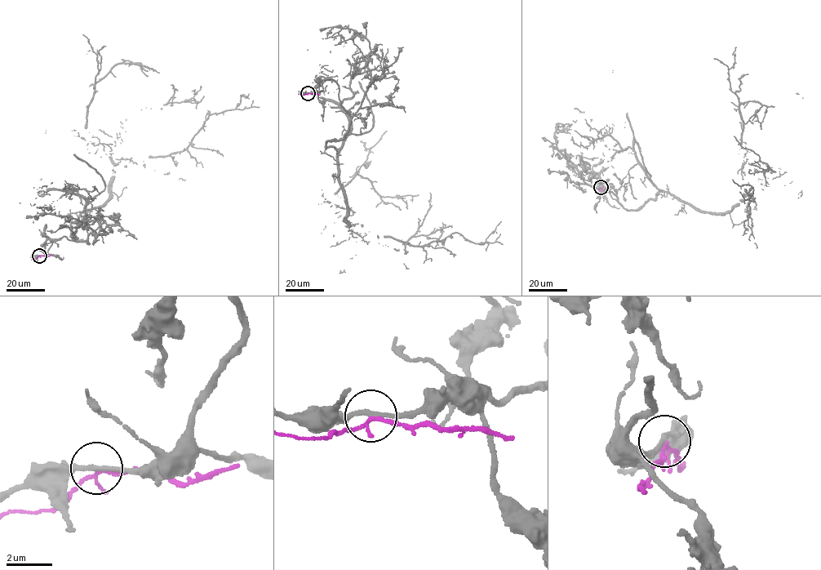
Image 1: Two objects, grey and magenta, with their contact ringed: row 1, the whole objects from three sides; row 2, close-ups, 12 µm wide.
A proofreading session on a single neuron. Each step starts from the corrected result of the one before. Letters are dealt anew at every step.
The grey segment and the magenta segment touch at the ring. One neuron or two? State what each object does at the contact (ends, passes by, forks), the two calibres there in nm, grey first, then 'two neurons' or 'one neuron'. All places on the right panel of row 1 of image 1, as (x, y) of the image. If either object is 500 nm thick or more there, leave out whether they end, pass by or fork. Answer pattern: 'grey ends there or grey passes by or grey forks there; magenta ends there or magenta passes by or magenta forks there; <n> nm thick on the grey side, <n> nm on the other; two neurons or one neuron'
grey passes by; magenta forks there; 190 nm thick on the grey side, 110 nm on the other; two neurons

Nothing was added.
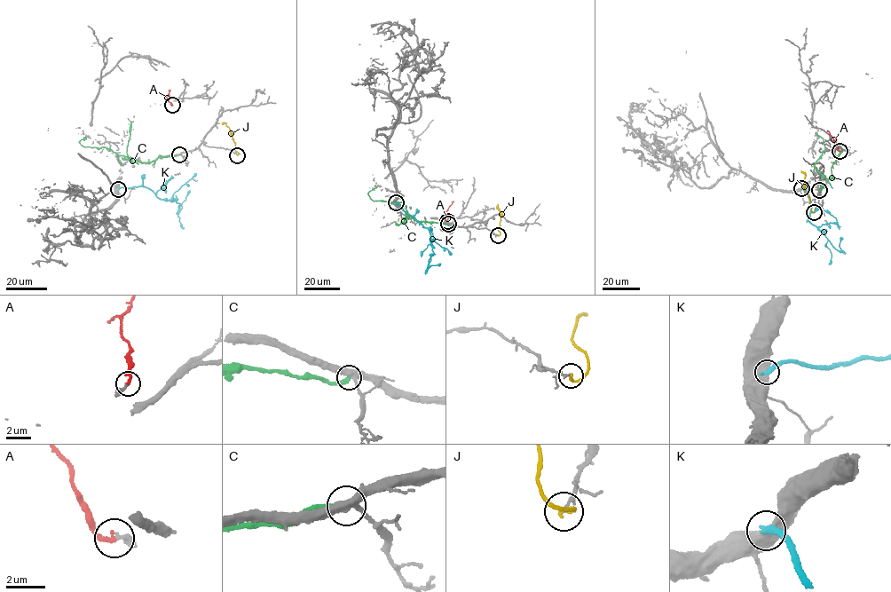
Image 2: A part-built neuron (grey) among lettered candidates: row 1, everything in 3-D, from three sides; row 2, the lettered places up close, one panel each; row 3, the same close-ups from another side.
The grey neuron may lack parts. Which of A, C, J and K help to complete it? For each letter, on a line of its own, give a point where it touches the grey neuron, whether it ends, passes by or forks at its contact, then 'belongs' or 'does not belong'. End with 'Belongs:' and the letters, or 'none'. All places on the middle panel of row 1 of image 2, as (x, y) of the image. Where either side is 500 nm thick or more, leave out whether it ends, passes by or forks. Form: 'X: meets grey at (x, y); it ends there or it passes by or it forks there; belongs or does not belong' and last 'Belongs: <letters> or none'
A: meets grey at (447, 221); it ends there; belongs
C: meets grey at (448, 224); it ends there; does not belong
J: meets grey at (498, 235); it ends there; does not belong
K: meets grey at (396, 202); does not belong
Belongs: A

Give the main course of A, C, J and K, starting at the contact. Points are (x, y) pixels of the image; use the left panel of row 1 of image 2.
A: (172, 105), (167, 100), (169, 90)
C: (179, 154), (159, 156), (151, 161), (141, 162), (116, 154), (103, 146), (85, 146), (79, 141), (85, 137)
J: (238, 155), (232, 132), (222, 122)
K: (118, 189), (143, 186), (157, 197), (179, 203), (179, 211), (189, 190)

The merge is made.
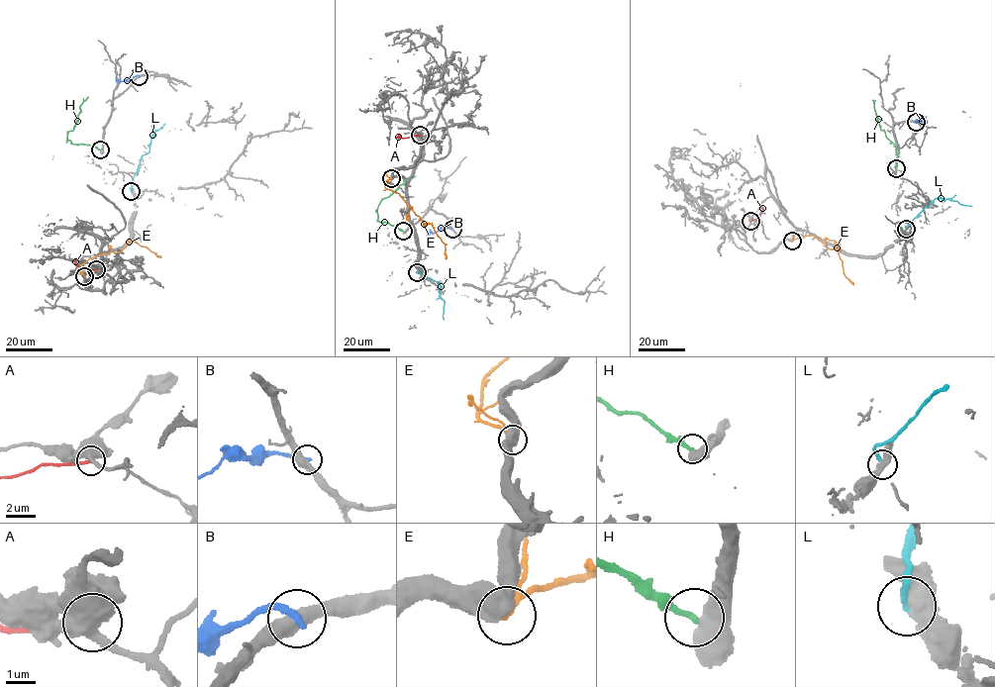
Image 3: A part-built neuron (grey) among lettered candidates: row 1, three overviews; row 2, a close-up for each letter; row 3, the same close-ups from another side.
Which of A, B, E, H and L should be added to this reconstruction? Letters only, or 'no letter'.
H

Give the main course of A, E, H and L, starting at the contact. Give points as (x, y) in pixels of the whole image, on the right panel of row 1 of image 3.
A: (750, 221), (761, 214), (760, 206)
E: (793, 241), (811, 235), (830, 249), (837, 246), (843, 270), (853, 284)
H: (896, 168), (898, 150), (881, 129), (872, 100)
L: (906, 229), (905, 227), (935, 198), (972, 206)

